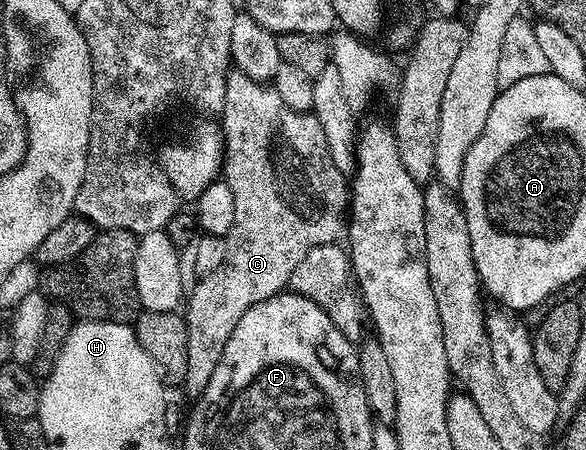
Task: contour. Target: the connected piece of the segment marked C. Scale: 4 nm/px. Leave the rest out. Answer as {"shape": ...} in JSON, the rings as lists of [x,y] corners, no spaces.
{"shape":[[[230,72],[220,109],[219,124],[221,135],[225,138],[223,180],[234,193],[234,223],[227,236],[226,258],[222,265],[202,276],[193,294],[189,293],[187,297],[190,309],[190,313],[187,313],[187,355],[193,363],[217,362],[239,319],[243,319],[247,311],[255,307],[255,303],[274,300],[290,284],[292,272],[309,251],[336,242],[340,233],[342,236],[351,196],[346,174],[341,173],[332,162],[319,119],[312,111],[300,113],[287,107],[272,84],[251,79],[251,75],[246,73]]]}

